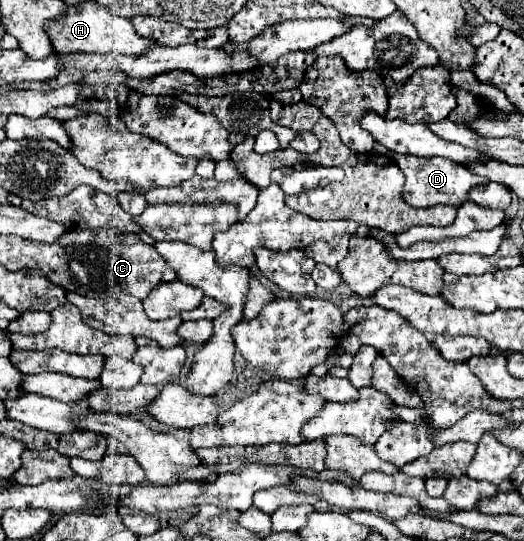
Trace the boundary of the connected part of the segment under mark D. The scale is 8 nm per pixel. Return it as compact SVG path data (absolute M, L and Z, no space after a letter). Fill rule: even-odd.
M394 155L396 165L402 169L406 175L406 185L404 185L404 201L412 207L432 207L432 205L462 205L466 201L466 193L474 185L484 185L486 179L478 177L476 173L470 173L466 165L458 165L450 159L444 157L410 157L410 155Z

